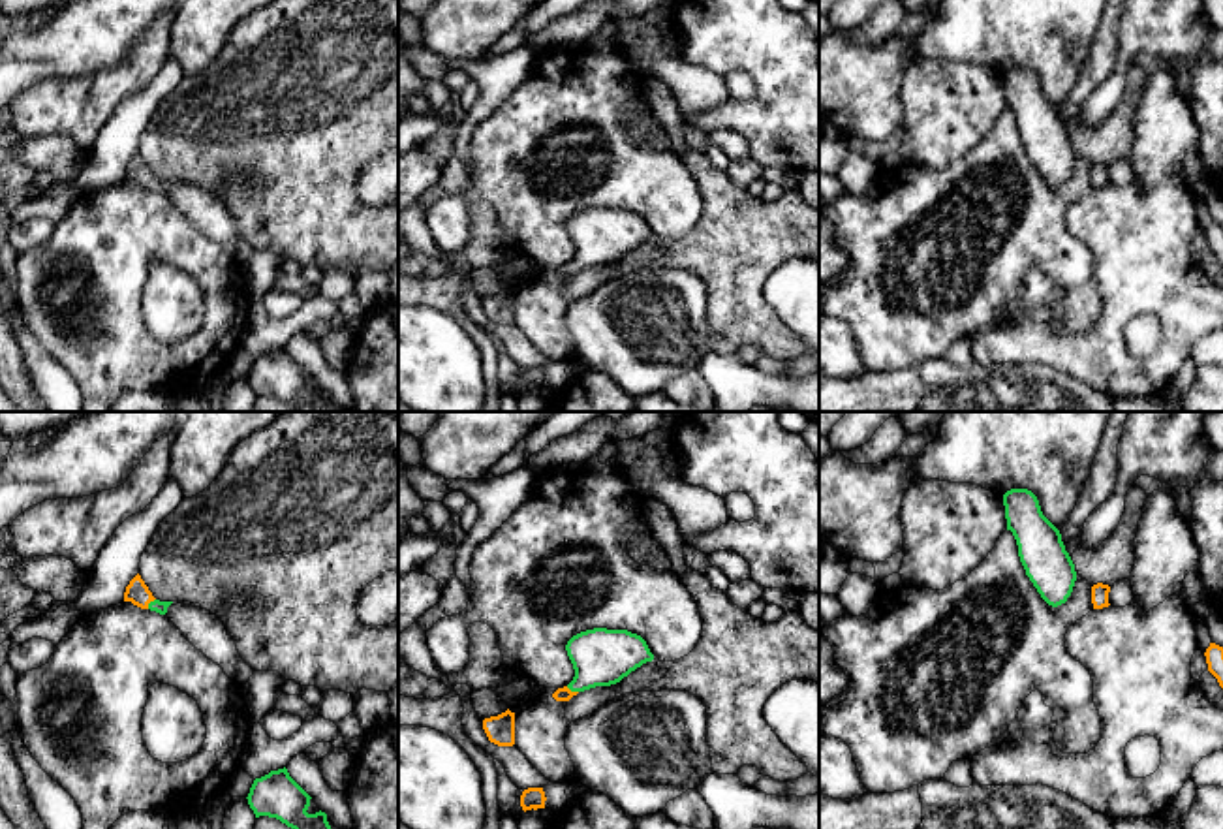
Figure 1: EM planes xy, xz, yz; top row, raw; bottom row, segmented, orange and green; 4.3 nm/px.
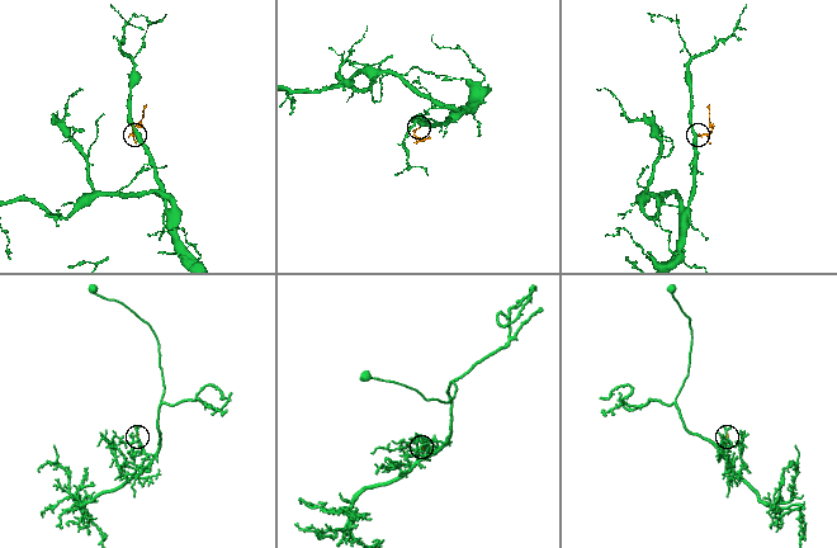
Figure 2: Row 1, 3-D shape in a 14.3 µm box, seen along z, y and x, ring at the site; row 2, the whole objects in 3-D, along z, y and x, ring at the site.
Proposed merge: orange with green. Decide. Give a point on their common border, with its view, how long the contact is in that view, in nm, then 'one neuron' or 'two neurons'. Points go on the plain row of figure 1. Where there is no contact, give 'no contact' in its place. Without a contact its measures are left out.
xy (149, 181) | 60 nm | one neuron

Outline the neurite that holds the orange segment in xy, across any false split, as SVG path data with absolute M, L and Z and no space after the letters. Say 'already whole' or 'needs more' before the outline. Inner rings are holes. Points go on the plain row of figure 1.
needs more; M139 152L126 165L124 180L132 180L133 184L141 188L150 188L160 194L165 194L167 186L173 182L173 180L156 179Z

